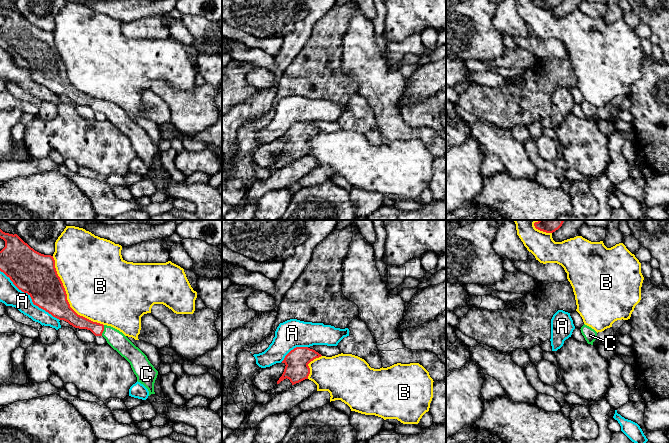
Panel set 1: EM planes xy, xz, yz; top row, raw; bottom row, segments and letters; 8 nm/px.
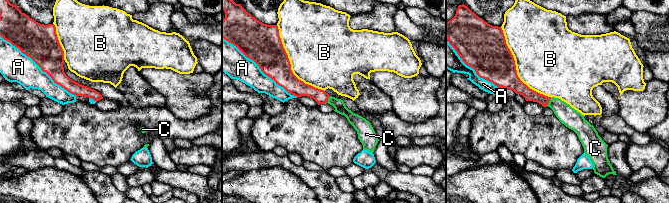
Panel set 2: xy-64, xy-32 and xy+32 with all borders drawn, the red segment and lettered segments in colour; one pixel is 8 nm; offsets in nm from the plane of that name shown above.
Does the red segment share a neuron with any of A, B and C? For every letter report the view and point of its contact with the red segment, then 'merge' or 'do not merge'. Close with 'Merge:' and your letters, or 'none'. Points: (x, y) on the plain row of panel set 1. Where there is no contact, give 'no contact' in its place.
A: xy (31, 74) | do not merge
B: xy (66, 74) | do not merge
C: xy (103, 106) | merge
Merge: C

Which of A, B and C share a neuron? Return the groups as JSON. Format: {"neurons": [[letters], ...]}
{"neurons": [["A"], ["B"], ["C"]]}

